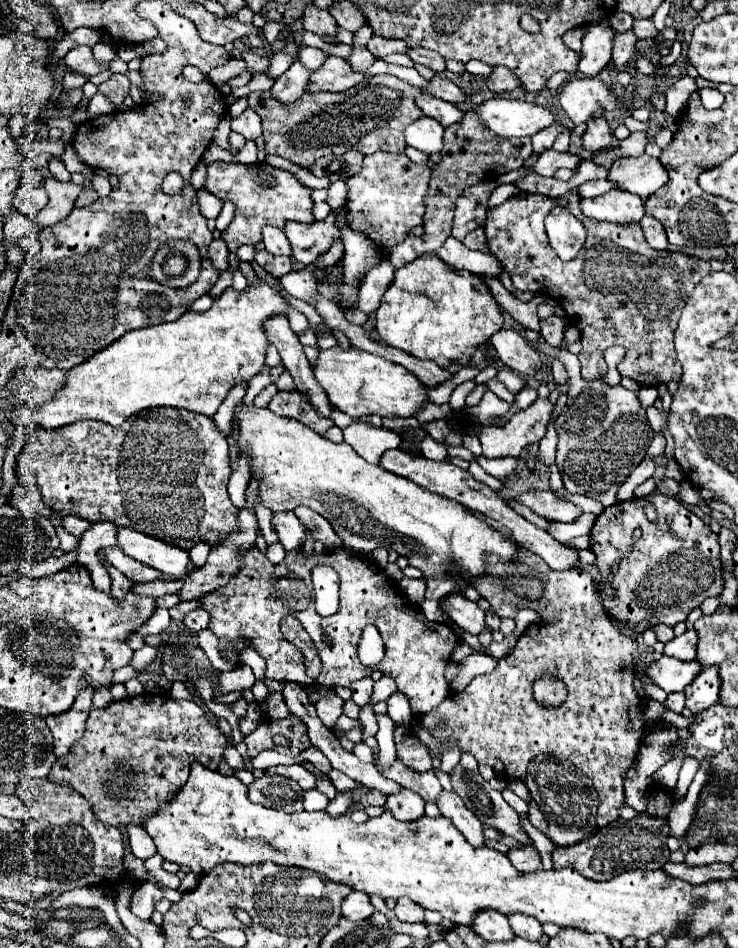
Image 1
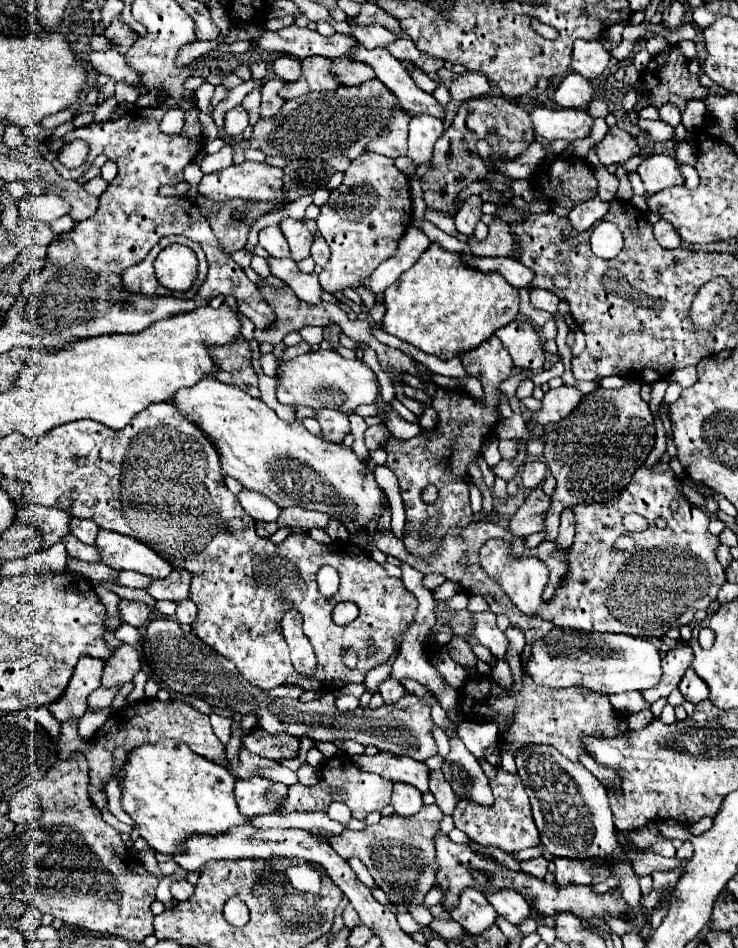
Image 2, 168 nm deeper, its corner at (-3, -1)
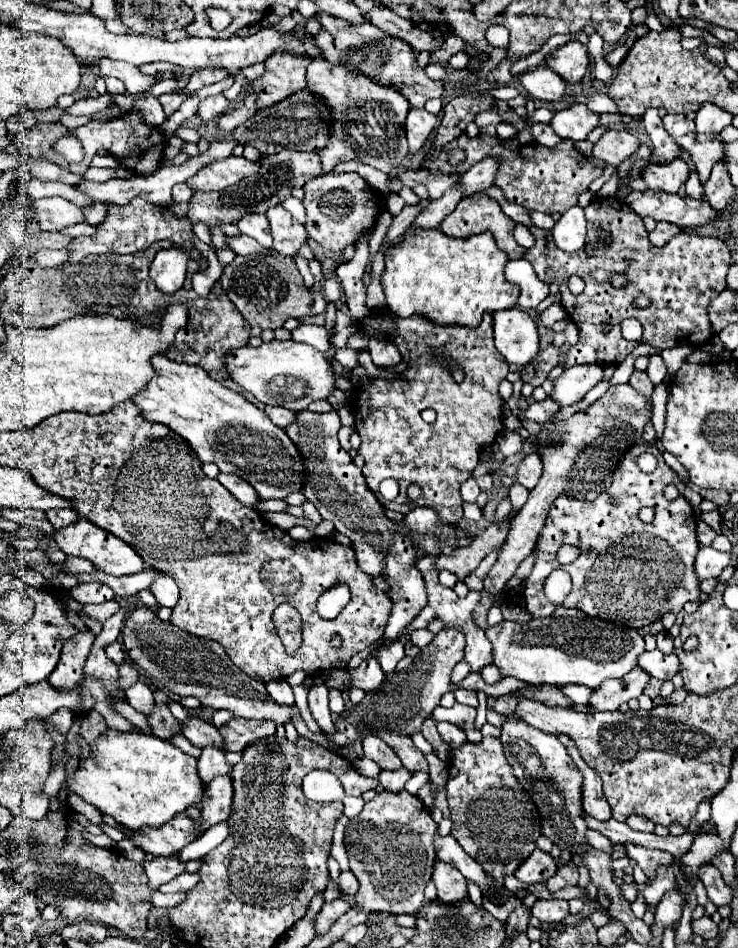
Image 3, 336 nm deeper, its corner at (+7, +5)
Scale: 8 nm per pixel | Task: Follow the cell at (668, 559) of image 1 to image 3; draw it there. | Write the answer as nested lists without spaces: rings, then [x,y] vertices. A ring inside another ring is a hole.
[[[634,445],[634,449],[622,457],[610,489],[600,493],[596,501],[558,497],[538,537],[536,565],[526,579],[524,605],[528,613],[532,617],[548,617],[554,613],[556,607],[550,607],[544,595],[544,581],[554,569],[564,569],[572,577],[572,591],[564,599],[564,607],[574,607],[590,617],[634,629],[660,621],[666,613],[680,613],[688,601],[698,601],[700,579],[694,561],[700,547],[696,539],[696,517],[682,491],[684,483],[678,479],[678,473],[664,463],[656,445]],[[646,451],[658,457],[658,467],[652,473],[638,469],[638,457]],[[668,483],[680,487],[676,501],[664,499],[662,491]],[[640,507],[652,507],[656,511],[652,523],[638,519]],[[564,543],[574,543],[582,551],[572,565],[560,565],[556,561],[556,551]]]

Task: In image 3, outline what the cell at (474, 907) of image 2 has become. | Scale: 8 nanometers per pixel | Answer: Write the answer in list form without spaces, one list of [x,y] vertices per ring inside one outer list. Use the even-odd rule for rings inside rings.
[[[438,861],[434,865],[432,881],[438,889],[438,899],[442,903],[456,905],[456,903],[468,899],[468,883],[462,877],[462,873],[458,873],[458,869],[454,869],[452,865],[446,865],[446,863]]]

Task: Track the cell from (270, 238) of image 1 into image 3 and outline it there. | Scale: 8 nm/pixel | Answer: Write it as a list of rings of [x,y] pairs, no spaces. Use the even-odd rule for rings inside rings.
[[[246,215],[238,221],[238,229],[248,235],[254,237],[262,247],[270,249],[272,247],[272,235],[270,235],[270,225],[268,219],[264,215]]]

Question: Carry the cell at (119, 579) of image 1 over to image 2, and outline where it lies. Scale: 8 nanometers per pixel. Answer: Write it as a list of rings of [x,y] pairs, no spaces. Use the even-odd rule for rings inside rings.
[[[120,601],[120,619],[132,627],[142,627],[148,621],[148,605],[140,601]]]

